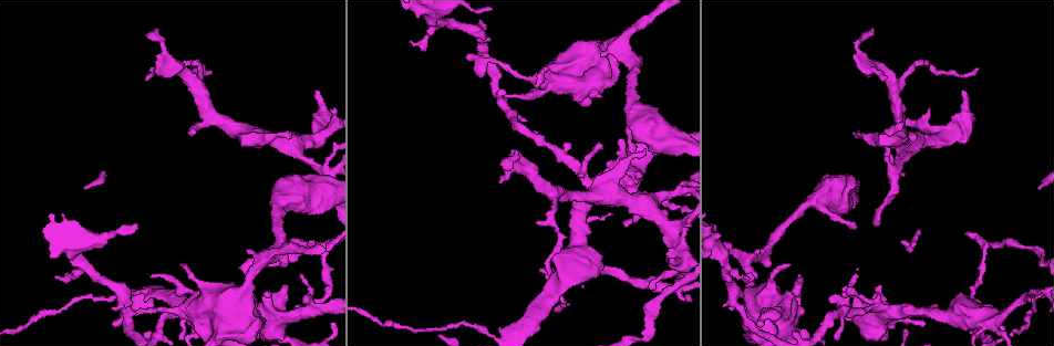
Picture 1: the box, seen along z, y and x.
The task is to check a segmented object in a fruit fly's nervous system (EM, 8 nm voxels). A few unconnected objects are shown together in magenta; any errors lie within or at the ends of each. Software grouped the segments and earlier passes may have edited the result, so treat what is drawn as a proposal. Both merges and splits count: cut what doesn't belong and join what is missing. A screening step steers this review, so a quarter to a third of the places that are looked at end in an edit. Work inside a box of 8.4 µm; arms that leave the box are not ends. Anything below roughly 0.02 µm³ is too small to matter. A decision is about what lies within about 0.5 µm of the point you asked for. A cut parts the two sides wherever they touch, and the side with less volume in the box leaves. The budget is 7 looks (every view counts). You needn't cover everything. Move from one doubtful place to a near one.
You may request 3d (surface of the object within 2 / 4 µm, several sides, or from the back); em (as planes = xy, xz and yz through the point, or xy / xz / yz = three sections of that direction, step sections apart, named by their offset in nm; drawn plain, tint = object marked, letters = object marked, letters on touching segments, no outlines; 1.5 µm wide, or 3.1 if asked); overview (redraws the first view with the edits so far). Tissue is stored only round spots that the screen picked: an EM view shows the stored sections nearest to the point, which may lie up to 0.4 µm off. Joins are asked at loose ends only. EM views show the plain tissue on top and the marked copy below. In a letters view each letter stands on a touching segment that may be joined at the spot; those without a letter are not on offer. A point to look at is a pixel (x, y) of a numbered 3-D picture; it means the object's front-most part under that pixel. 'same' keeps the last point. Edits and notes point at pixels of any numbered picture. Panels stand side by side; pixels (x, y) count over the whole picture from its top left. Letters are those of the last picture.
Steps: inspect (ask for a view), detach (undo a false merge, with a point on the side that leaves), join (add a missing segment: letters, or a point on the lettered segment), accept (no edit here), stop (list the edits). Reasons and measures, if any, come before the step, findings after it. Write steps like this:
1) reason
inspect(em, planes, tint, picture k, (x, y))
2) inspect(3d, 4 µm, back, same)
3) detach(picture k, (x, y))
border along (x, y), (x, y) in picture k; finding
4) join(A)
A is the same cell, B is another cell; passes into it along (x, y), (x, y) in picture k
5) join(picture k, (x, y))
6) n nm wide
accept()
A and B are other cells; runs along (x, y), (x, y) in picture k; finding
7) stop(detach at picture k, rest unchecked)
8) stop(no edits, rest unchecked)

free end
inspect(3d, 4 µm, back, picture 1, (673, 259))

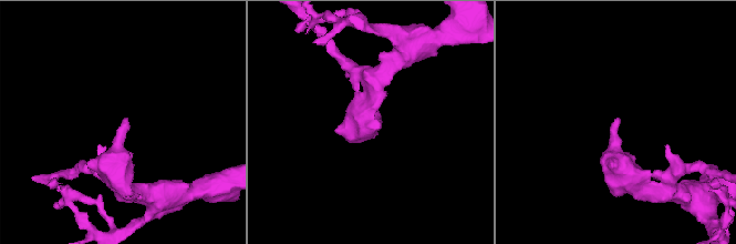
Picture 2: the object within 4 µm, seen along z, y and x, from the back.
need the tissue
inspect(em, planes, letters, picture 2, (125, 120))

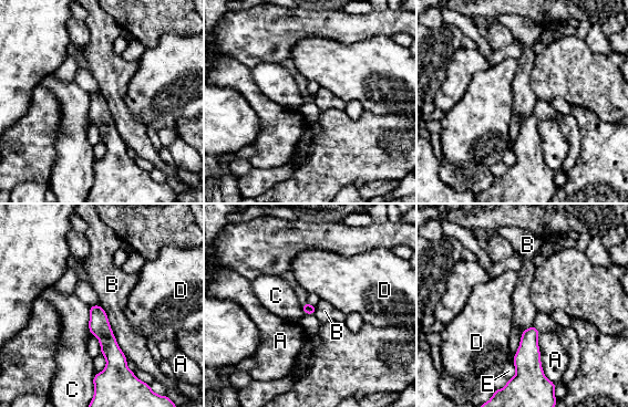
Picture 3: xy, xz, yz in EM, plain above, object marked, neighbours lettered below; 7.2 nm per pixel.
accept()
A, B, C, D and E are other cells; border along (100, 304), (115, 341), (127, 359) in picture 3; none of them fits

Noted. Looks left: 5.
narrows sharply
inspect(3d, 2 µm, picture 1, (650, 326))

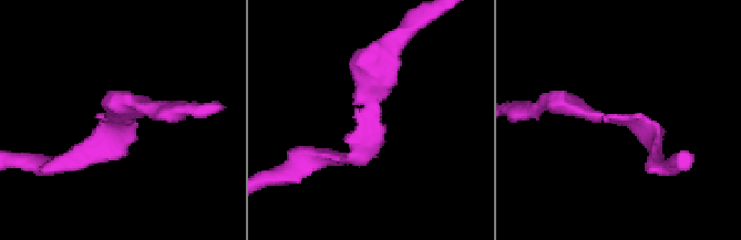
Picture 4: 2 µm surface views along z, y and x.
inspect(em, yz, step 8, tint, picture 4, (373, 114))

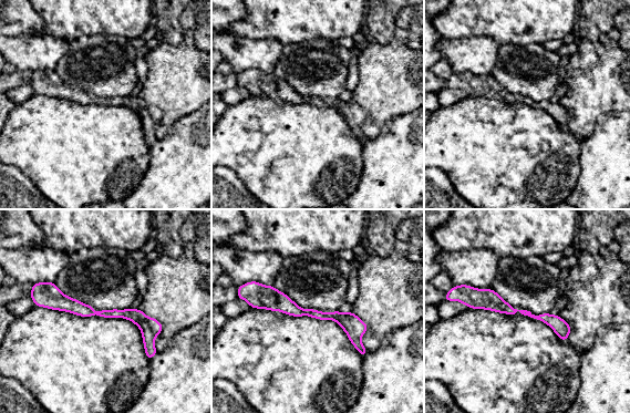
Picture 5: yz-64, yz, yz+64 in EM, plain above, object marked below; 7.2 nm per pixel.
see the neighbours
inspect(em, yz, step 8, letters, same)

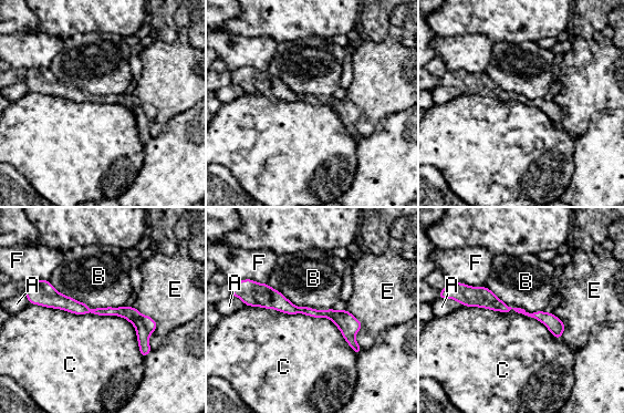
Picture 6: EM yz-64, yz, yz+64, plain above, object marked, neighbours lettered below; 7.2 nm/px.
accept()
A, B, C, E and F are other cells; border along (30, 302), (121, 316), (143, 358) in picture 6; continuous, no second neuron

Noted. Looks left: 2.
tapers out
inspect(3d, 4 µm, picture 1, (746, 277))

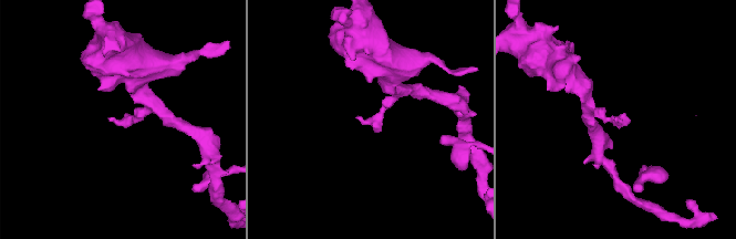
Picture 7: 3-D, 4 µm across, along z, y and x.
inspect(em, planes, letters, picture 7, (112, 117))

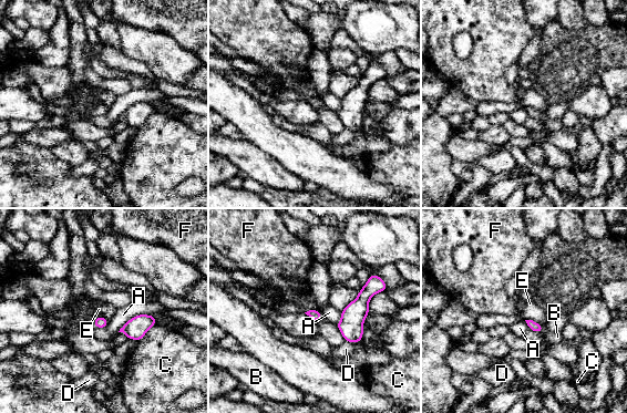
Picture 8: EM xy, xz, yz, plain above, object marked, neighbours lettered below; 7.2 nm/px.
accept()
A, B, C, D, E and F are other cells; border along (525, 319), (532, 319), (543, 328) in picture 8; none of them fits

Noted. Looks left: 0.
stop(no edits, rest unchecked)

